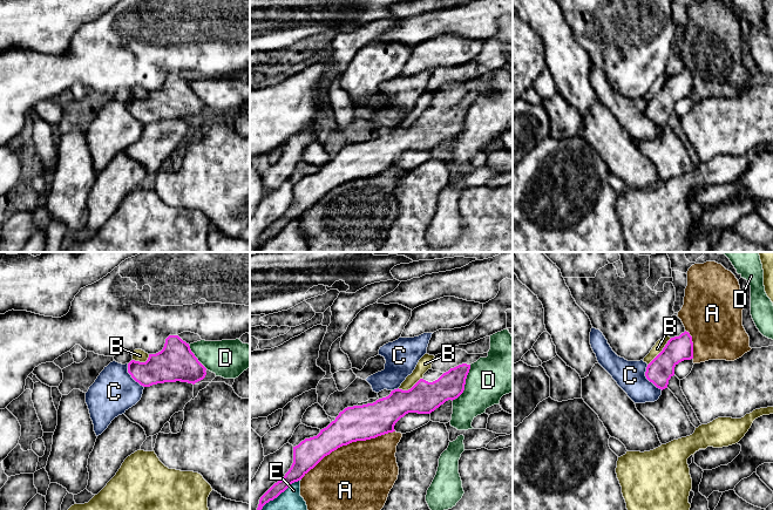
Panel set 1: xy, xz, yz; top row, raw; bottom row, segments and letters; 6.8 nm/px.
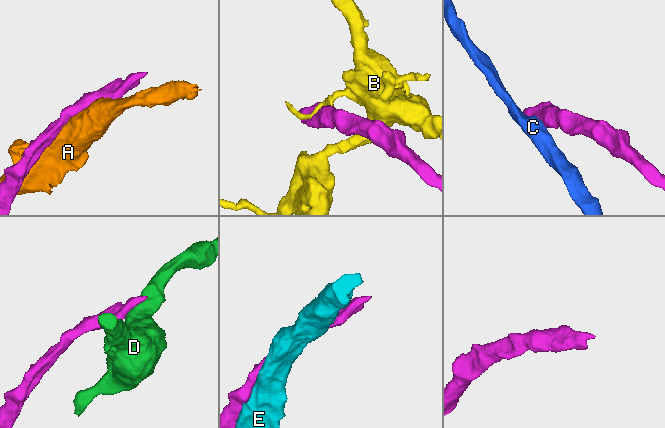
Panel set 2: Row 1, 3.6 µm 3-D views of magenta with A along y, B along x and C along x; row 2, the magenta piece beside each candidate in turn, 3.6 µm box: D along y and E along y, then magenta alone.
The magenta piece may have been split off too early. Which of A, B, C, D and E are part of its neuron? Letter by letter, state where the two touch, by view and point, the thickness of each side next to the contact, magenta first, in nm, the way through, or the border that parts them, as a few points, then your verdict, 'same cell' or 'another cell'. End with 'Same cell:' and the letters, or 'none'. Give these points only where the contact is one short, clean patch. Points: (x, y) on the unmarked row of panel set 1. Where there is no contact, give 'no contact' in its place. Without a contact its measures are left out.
A: meets magenta in xz at (347, 181); 240 nm thick on the magenta side, 480 nm on the other; another cell
B: meets magenta in yz at (660, 89); 180 nm thick on the magenta side, 70 nm on the other; another cell
C: meets magenta in yz at (648, 116); 180 nm thick on the magenta side, 200 nm on the other; border along yz (646, 102), (645, 114), (662, 127); another cell
D: meets magenta in xz at (465, 121); 190 nm thick on the magenta side, 300 nm on the other; border along xz (470, 102), (465, 127), (452, 137); another cell
E: meets magenta in xz at (278, 232); 120 nm thick on the magenta side, 280 nm on the other; another cell
Same cell: none

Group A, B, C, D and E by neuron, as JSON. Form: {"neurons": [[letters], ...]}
{"neurons": [["A"], ["B"], ["C"], ["D"], ["E"]]}

